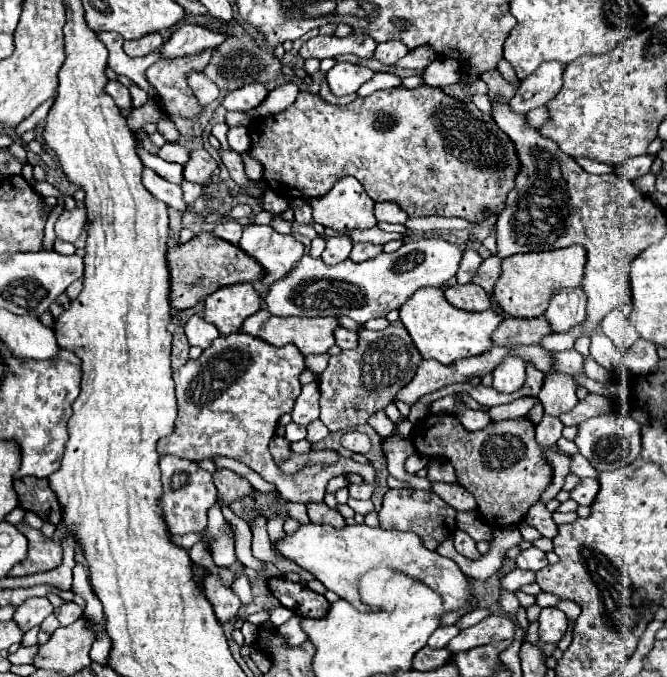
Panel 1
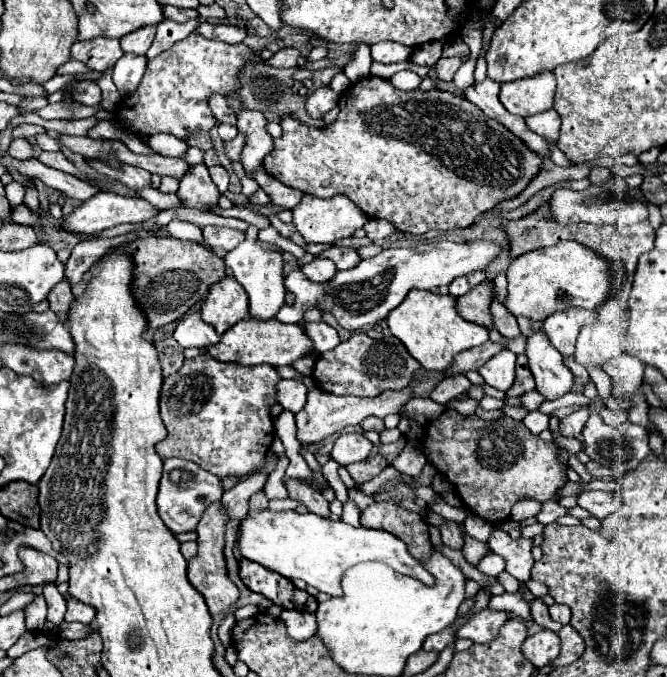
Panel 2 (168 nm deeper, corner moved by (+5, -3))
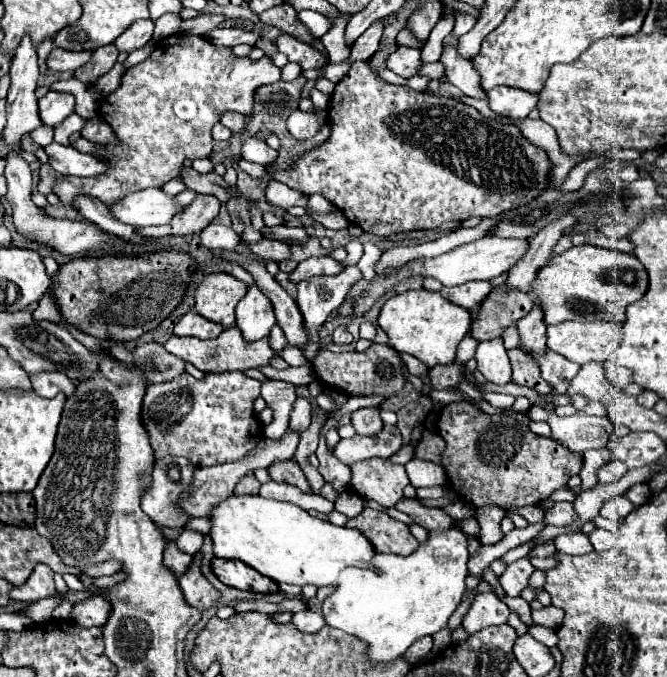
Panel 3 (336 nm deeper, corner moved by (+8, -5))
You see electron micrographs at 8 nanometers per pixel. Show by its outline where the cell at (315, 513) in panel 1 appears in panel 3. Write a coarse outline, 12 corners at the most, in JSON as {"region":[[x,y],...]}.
{"region":[[296,461],[272,463],[268,473],[278,483],[312,493]]}

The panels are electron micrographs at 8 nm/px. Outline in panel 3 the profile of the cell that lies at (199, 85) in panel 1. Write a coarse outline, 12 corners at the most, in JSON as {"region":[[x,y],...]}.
{"region":[[234,111],[222,113],[220,119],[230,131],[244,129],[244,115]]}

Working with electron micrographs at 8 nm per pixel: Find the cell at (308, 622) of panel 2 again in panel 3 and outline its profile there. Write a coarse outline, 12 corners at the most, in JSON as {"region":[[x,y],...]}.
{"region":[[306,609],[292,615],[302,633],[318,633],[324,623],[320,613]]}

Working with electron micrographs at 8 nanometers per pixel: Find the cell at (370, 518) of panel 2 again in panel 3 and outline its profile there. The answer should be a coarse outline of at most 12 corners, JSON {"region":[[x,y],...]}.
{"region":[[364,509],[346,527],[366,533],[378,553],[418,549],[408,525]]}

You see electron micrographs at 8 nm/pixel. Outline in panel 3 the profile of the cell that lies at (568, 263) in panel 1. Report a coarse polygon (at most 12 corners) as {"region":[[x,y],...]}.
{"region":[[578,245],[530,295],[546,325],[614,321],[646,293],[636,257]]}

